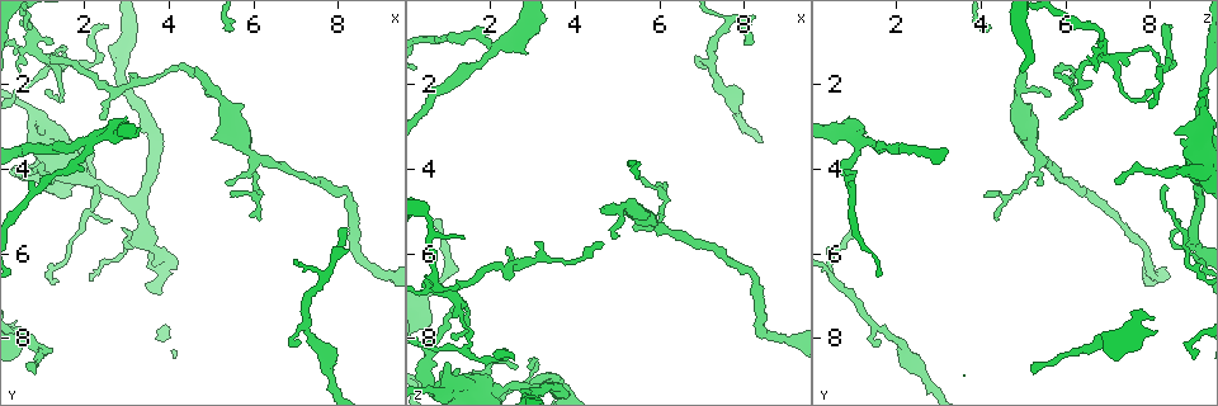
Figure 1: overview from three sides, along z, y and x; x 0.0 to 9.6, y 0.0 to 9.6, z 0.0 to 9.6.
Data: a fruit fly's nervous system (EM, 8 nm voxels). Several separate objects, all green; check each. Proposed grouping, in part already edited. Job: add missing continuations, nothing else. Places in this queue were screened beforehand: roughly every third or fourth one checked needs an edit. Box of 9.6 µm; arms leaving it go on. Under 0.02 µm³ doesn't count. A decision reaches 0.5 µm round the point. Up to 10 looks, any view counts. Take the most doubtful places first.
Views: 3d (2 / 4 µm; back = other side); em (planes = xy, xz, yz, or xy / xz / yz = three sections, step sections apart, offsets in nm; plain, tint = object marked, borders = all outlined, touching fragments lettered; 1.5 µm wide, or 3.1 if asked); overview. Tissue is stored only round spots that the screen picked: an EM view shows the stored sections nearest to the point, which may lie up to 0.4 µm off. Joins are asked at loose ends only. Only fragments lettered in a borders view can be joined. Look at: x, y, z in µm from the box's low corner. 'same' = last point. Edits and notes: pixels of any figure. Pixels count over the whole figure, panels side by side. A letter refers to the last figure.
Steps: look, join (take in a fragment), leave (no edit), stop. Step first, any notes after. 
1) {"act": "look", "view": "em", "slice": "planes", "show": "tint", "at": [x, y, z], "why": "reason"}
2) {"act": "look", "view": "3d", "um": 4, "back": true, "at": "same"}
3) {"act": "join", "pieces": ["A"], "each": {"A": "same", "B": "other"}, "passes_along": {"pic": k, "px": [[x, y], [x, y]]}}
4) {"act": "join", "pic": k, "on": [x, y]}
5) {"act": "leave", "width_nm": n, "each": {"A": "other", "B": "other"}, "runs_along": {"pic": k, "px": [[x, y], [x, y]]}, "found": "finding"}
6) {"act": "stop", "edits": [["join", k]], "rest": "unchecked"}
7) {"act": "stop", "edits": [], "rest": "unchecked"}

{"act": "look", "view": "3d", "um": 2, "at": [2.50, 0.60, 8.55]}

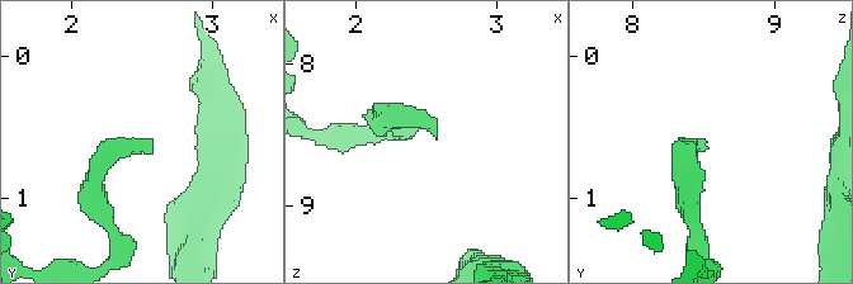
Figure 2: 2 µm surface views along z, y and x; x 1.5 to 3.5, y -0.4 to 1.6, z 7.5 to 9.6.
{"act": "look", "view": "em", "slice": "yz", "step": 8, "show": "borders", "at": [2.58, 0.60, 8.52]}

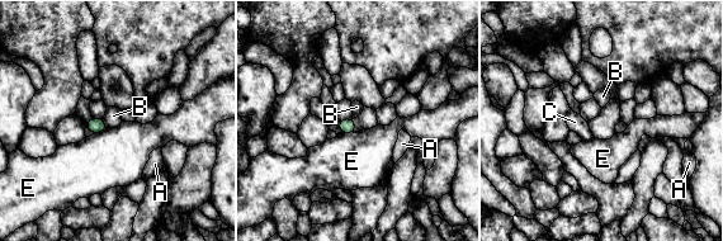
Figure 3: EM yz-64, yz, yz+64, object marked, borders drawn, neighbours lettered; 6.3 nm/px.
{"act": "leave", "width_nm": 100, "each": {"A": "other", "B": "other", "C": "other", "E": "other"}, "border": {"pic": 3, "px": [[102, 118], [108, 127]]}, "found": "no lettered fragment goes on from it"}

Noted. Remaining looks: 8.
{"act": "look", "view": "3d", "um": 4, "back": true, "at": [4.95, 2.25, 5.60], "why": "tapers out"}

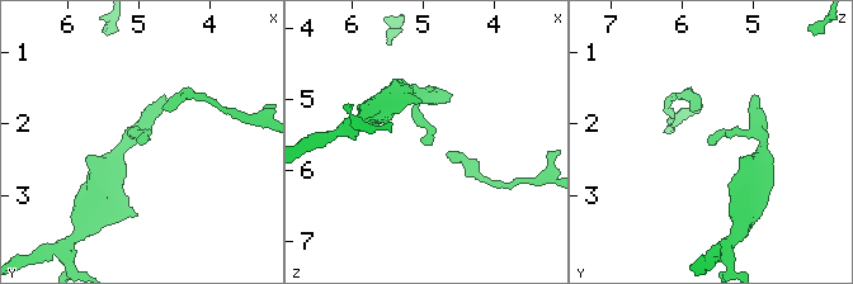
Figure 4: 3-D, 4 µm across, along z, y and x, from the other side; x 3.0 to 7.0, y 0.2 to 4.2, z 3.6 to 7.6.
{"act": "look", "view": "em", "slice": "planes", "show": "borders", "at": [4.95, 2.25, 5.65]}

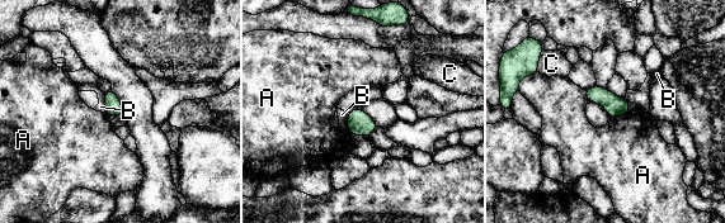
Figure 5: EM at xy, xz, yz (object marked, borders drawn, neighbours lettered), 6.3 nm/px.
{"act": "leave", "each": {"A": "other", "B": "other", "C": "other"}, "border": {"pic": 5, "px": [[631, 109], [611, 119]]}, "found": "no lettered fragment goes on from it"}

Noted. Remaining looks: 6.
{"act": "look", "view": "em", "slice": "planes", "show": "borders", "at": [6.15, 5.20, 4.30], "why": "thin end"}

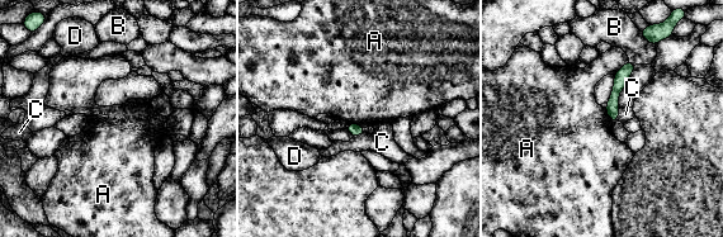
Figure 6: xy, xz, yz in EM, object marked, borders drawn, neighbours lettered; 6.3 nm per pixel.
{"act": "leave", "each": {"A": "other", "B": "other", "C": "other", "D": "other"}, "border": {"pic": 6, "px": [[348, 122], [355, 122], [365, 127]]}, "found": "no lettered fragment goes on from it"}

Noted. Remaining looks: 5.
{"act": "look", "view": "em", "slice": "xy", "step": 8, "show": "borders", "at": [6.95, 8.20, 1.45], "why": "thin end"}

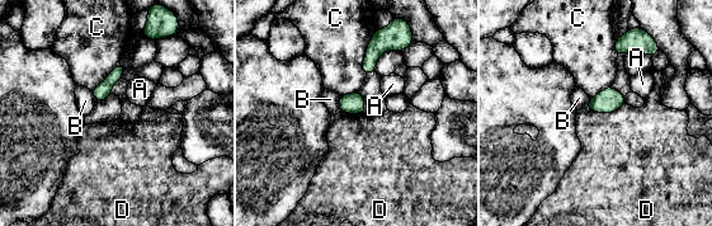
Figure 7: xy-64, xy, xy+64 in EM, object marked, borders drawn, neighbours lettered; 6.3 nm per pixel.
{"act": "leave", "each": {"A": "other", "B": "other", "C": "other", "D": "other"}, "border": {"pic": 7, "px": [[625, 103], [607, 113], [586, 108]]}, "found": "no lettered fragment goes on from it"}

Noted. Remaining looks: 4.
{"act": "stop", "edits": [], "rest": "unchecked"}

